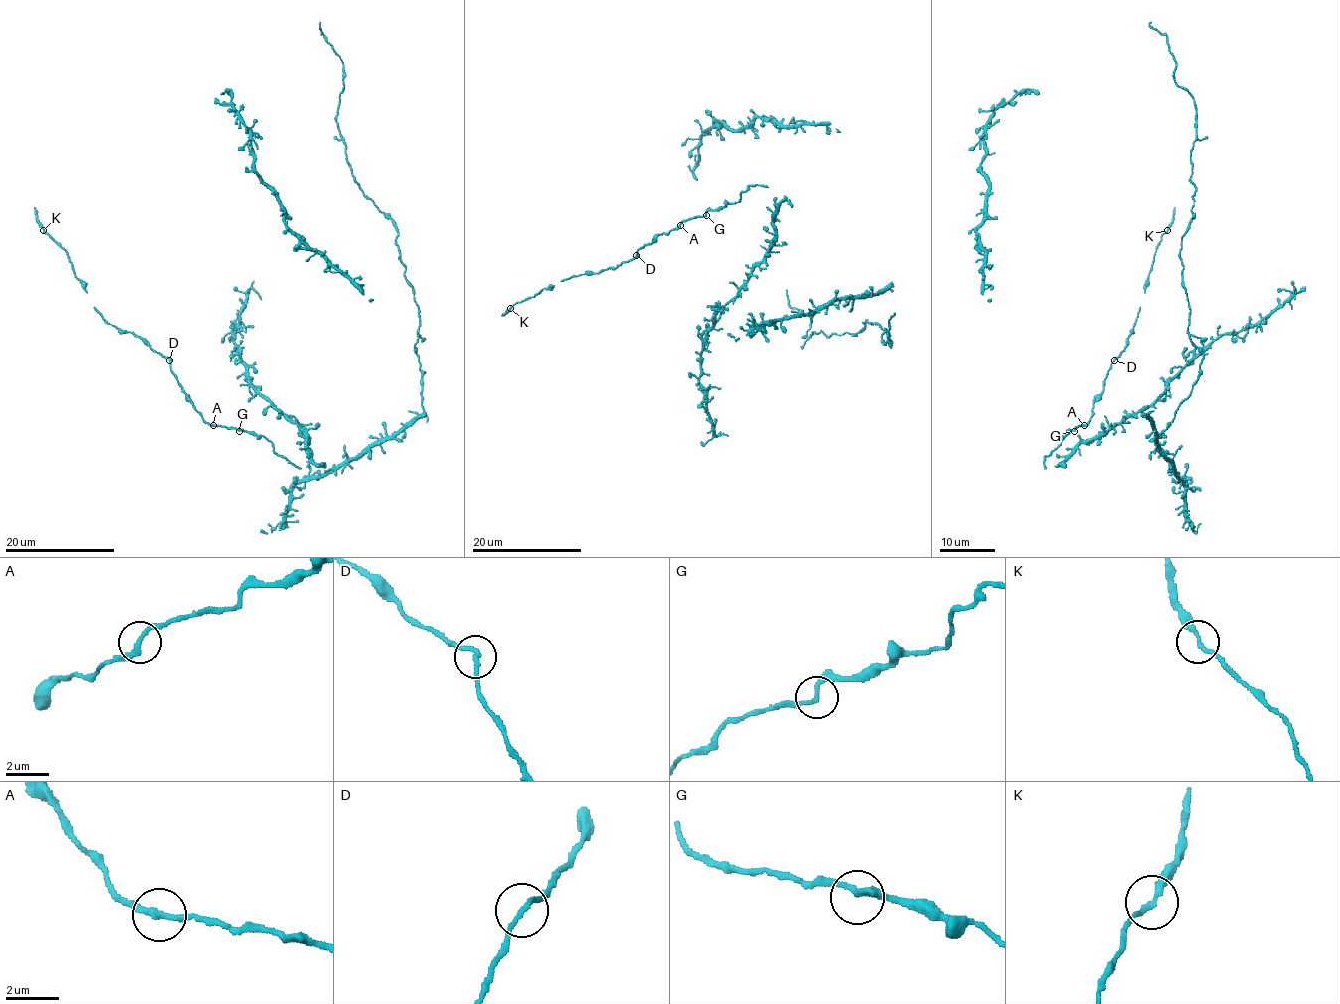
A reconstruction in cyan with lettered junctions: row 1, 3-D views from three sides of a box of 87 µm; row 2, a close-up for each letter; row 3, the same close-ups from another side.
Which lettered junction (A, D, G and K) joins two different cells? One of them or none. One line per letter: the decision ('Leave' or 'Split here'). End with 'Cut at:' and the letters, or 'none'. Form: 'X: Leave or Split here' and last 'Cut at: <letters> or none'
A: Leave
D: Leave
G: Leave
K: Leave
Cut at: none

